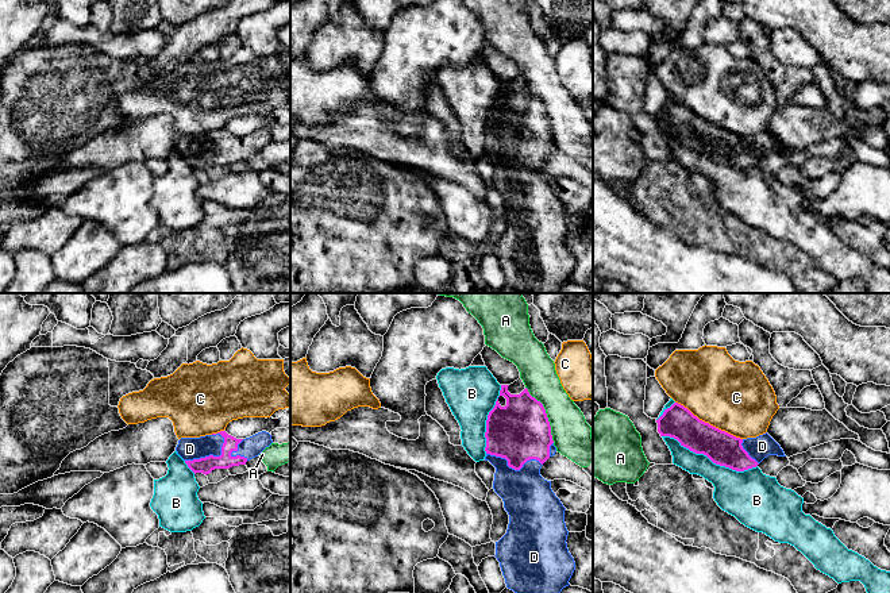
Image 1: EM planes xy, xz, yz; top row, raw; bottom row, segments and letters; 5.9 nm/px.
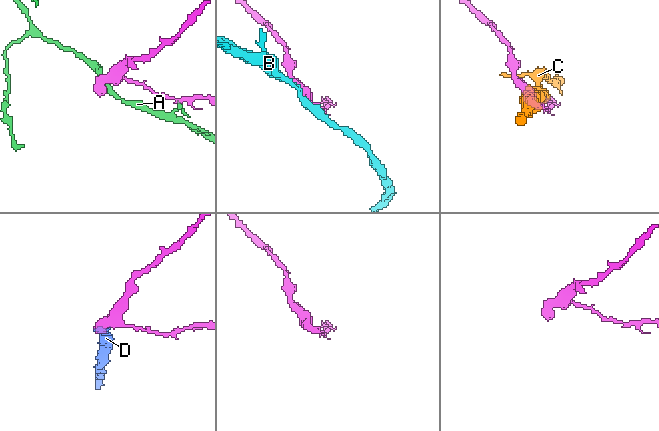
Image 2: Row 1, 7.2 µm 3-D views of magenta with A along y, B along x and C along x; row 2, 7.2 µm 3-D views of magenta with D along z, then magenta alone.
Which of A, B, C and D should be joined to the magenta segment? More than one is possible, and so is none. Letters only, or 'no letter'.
D

